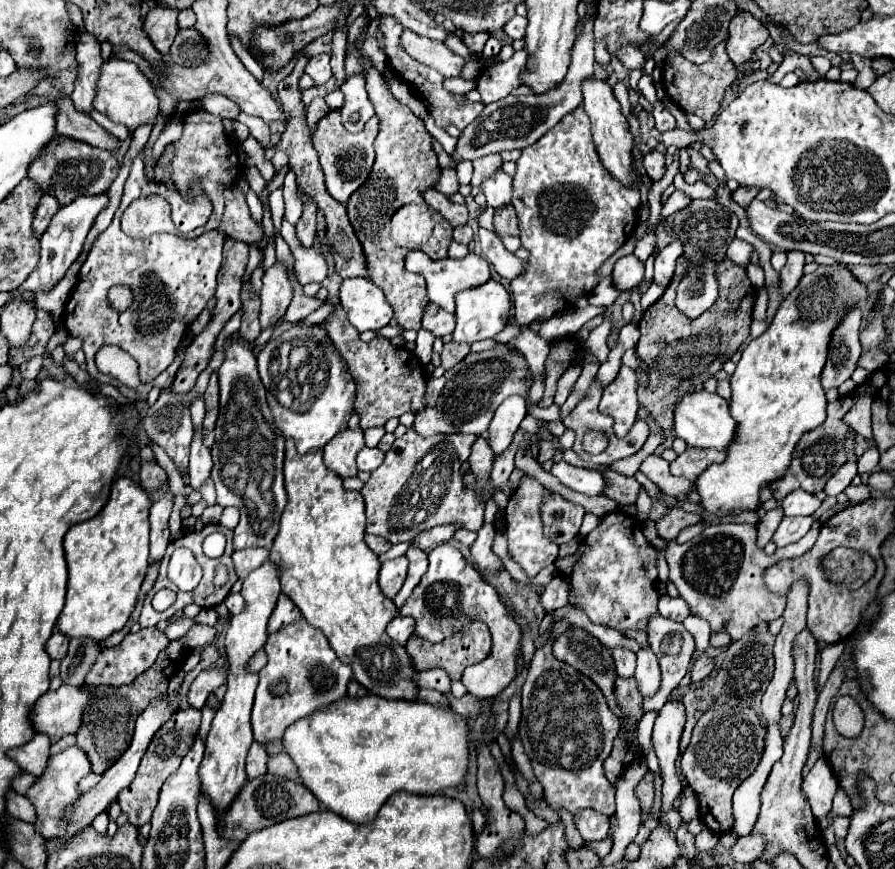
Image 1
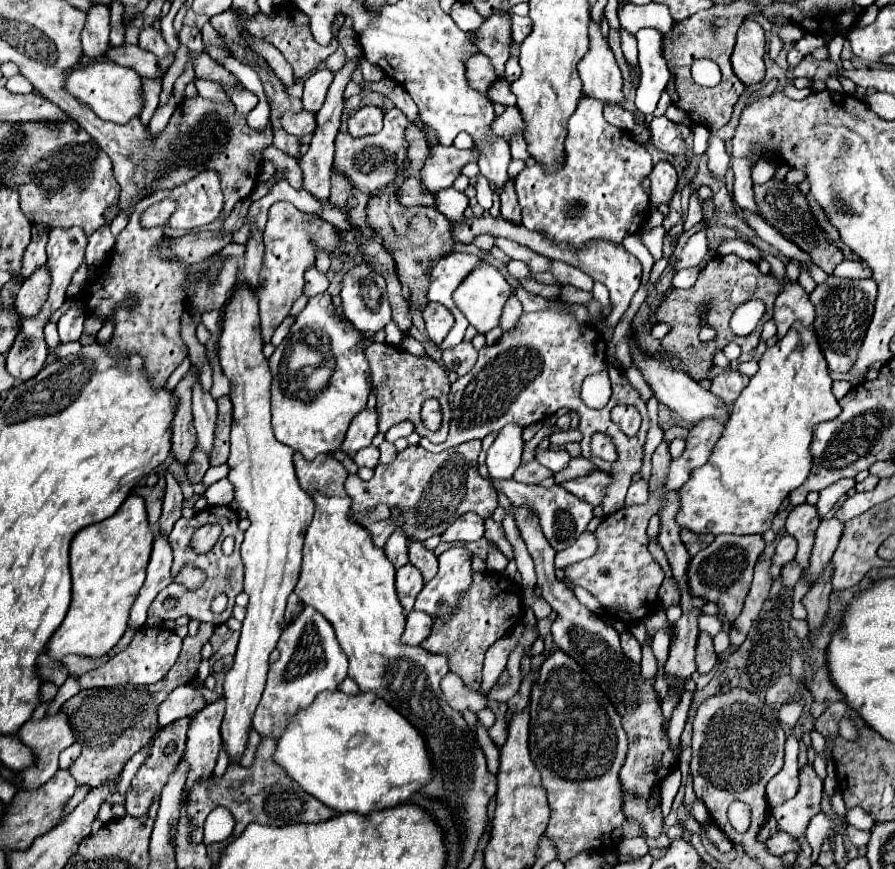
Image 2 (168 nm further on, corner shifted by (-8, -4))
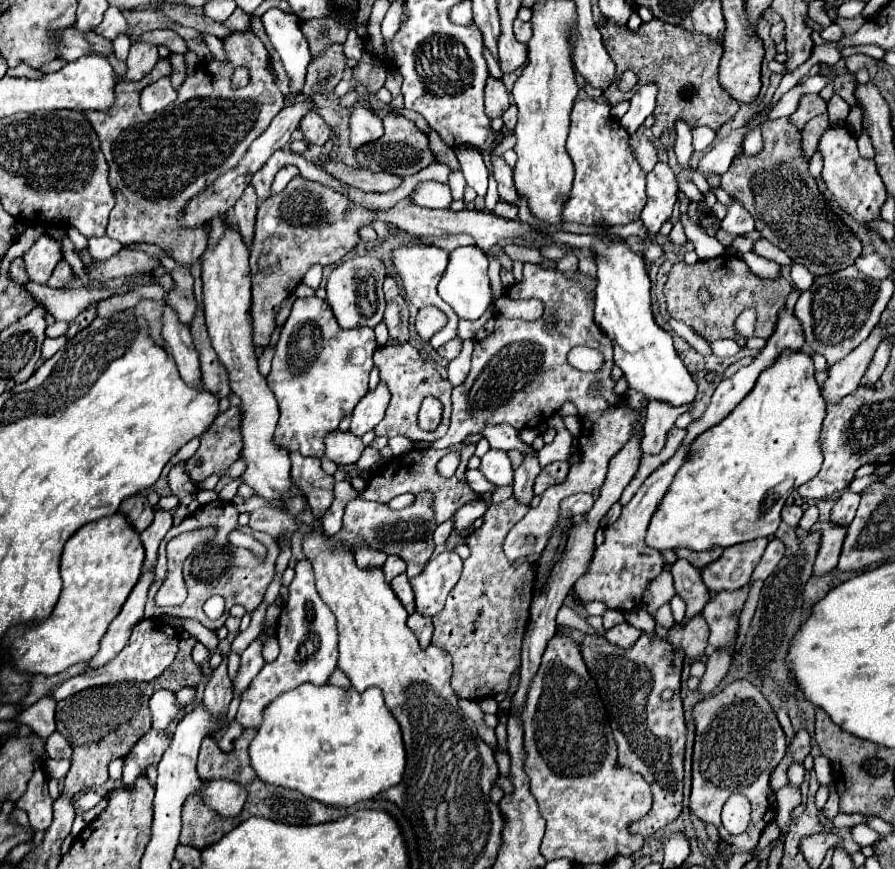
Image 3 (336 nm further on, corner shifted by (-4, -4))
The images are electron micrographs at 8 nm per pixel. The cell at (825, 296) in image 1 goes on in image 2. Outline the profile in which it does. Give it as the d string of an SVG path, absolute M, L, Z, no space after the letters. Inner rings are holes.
M795 322L783 340L767 348L759 360L759 370L751 376L749 386L735 400L731 416L725 424L721 440L715 444L705 466L695 468L691 478L679 488L679 514L677 524L693 534L763 534L771 528L773 518L783 500L807 480L811 472L809 444L813 428L821 422L833 420L841 414L841 406L831 392L831 378L827 362L819 348L813 328Z

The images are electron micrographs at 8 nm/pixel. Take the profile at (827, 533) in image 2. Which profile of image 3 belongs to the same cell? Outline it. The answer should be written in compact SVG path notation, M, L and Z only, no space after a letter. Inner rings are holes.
M845 490L843 496L841 496L841 498L837 500L837 504L833 506L829 522L835 524L835 526L847 526L847 524L851 524L851 520L855 518L855 512L857 512L857 506L859 506L859 500L861 500L859 494Z

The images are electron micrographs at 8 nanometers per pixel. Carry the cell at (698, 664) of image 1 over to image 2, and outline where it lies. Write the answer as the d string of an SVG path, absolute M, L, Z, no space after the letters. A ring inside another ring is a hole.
M699 632L695 662L697 662L697 672L699 674L707 674L717 664L717 654L713 650L713 638L709 634Z

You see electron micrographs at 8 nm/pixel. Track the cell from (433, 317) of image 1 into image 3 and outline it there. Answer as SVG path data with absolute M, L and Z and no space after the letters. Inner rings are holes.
M425 306L425 308L421 308L419 314L417 314L415 330L417 330L417 334L419 334L425 342L429 342L431 336L433 336L435 332L439 332L445 324L447 324L447 316L445 316L441 310L437 310L435 306Z

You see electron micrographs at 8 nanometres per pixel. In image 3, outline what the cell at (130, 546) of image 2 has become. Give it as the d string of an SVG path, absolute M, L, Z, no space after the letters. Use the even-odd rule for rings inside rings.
M121 512L79 528L65 544L61 554L63 590L51 616L33 626L11 628L5 646L11 650L11 662L21 672L59 674L77 662L87 662L99 652L109 624L119 614L123 602L143 572L145 548L139 532Z

